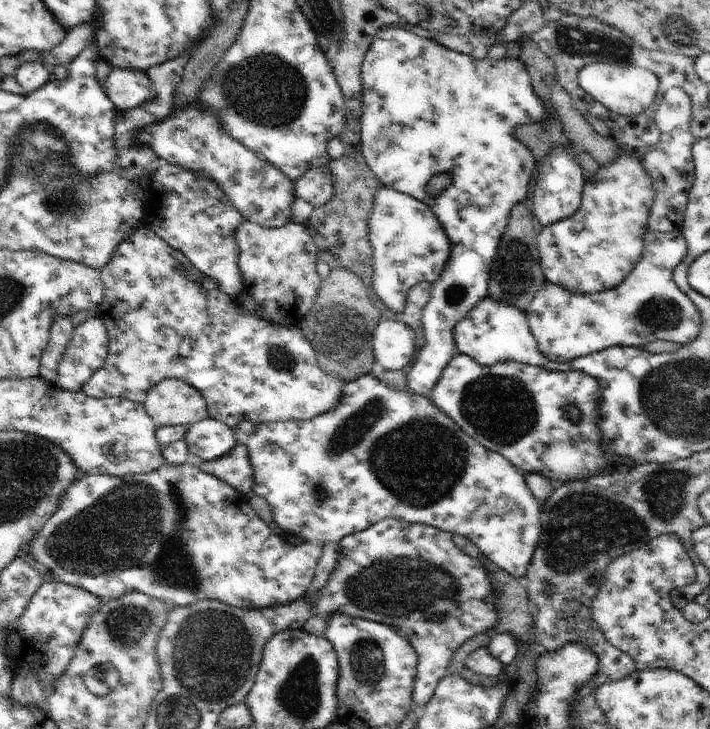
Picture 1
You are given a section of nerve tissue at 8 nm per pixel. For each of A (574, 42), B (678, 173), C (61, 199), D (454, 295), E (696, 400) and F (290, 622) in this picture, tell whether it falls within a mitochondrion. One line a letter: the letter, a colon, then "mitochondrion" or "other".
A: mitochondrion
B: mitochondrion
C: mitochondrion
D: other
E: mitochondrion
F: other

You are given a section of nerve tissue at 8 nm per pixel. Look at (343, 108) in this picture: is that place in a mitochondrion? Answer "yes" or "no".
no

